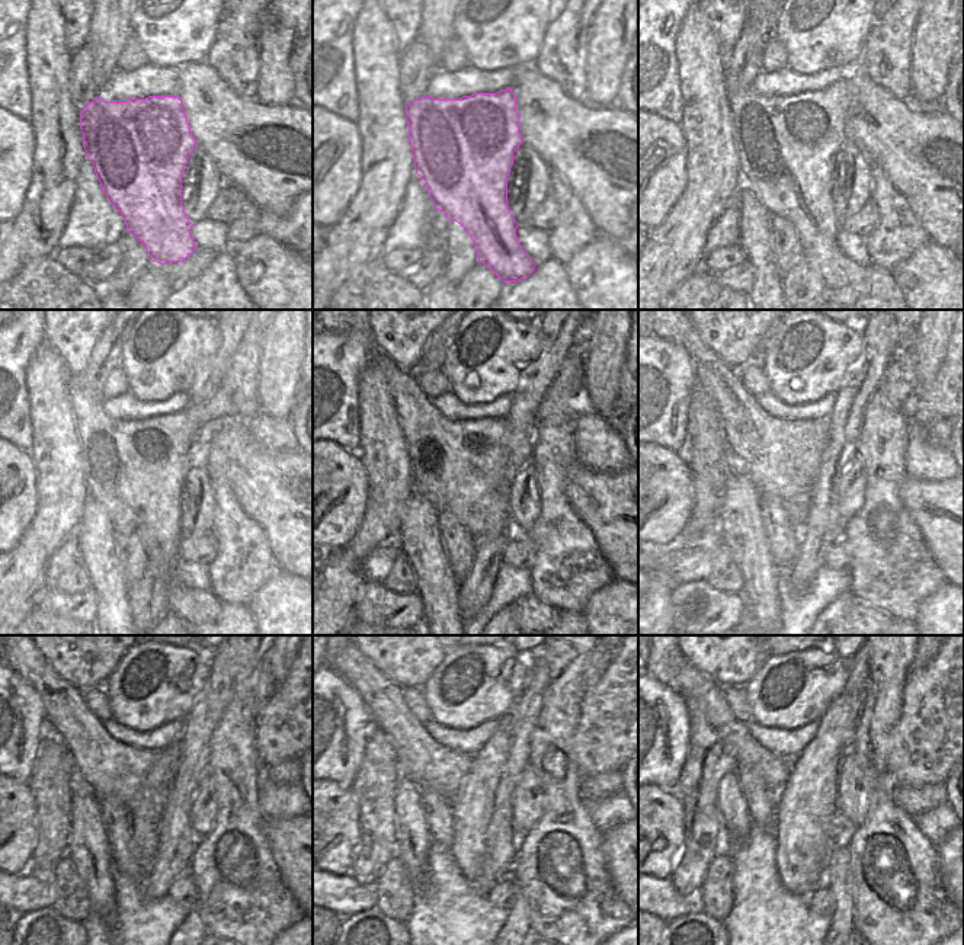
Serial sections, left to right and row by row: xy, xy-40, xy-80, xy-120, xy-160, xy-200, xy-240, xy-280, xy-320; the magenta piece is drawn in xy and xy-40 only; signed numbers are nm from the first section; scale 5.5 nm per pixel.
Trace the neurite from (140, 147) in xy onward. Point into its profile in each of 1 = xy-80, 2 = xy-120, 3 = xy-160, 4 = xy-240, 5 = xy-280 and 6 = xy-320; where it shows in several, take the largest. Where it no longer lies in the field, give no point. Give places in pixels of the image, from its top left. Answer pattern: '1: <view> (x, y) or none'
1: xy-80 (787, 146)
2: xy-120 (135, 468)
3: xy-160 (458, 467)
4: xy-240 (114, 771)
5: xy-280 (423, 761)
6: xy-320 (740, 748)

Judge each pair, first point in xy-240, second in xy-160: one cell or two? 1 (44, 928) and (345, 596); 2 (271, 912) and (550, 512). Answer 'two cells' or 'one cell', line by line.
1: two cells
2: one cell

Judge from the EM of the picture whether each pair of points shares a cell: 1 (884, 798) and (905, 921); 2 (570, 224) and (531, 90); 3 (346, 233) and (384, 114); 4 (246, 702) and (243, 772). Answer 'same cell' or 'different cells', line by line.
1: same cell
2: different cells
3: same cell
4: same cell

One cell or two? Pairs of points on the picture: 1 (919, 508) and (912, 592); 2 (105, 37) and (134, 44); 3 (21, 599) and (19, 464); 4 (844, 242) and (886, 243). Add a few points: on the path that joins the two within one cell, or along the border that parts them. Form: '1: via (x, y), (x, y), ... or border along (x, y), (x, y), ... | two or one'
1: border along (899, 499), (934, 559) | two
2: border along (131, 34), (118, 57), (117, 69) | two
3: border along (37, 505), (34, 518), (15, 545) | two
4: border along (864, 236), (864, 247), (871, 263) | two

